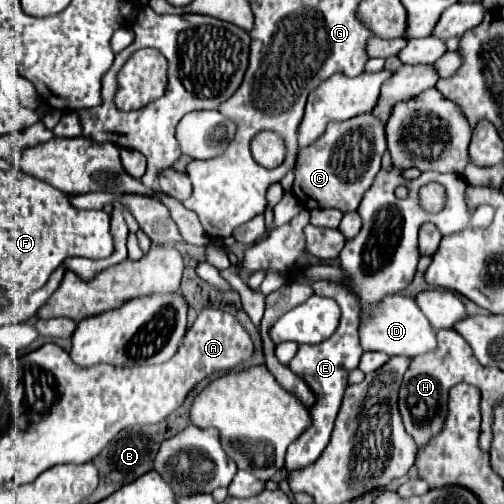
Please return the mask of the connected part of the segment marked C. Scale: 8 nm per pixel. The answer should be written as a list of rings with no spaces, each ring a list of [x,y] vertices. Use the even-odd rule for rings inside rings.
[[[360,114],[346,122],[330,122],[326,132],[308,148],[302,148],[298,154],[292,192],[310,210],[334,206],[344,214],[354,212],[380,170],[384,150],[384,124],[376,116]]]

